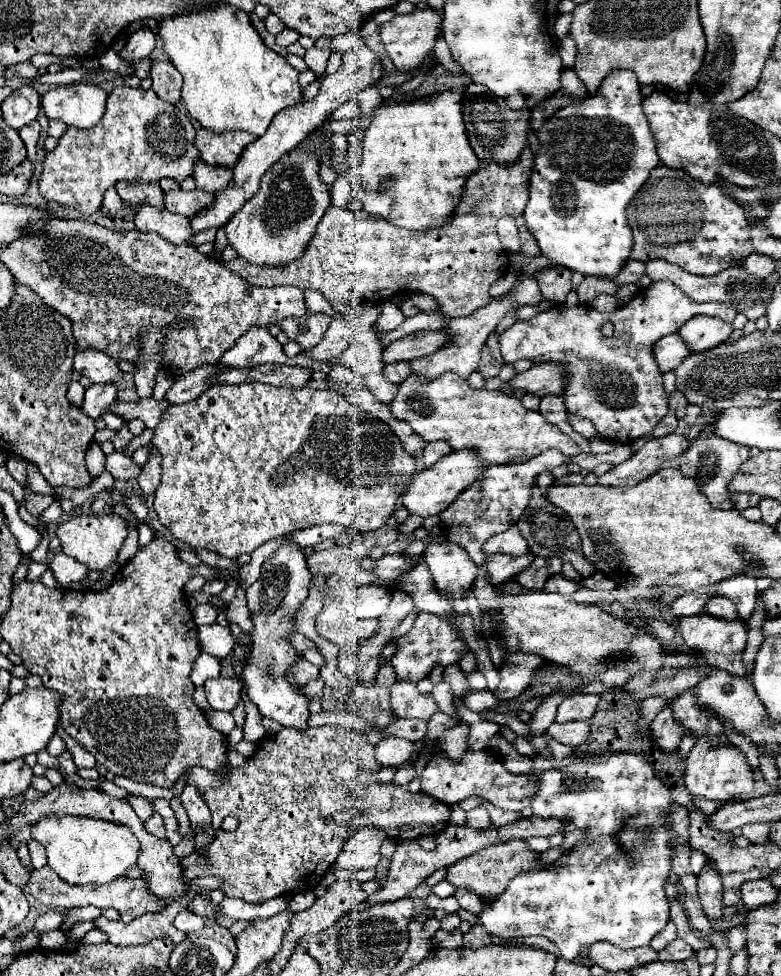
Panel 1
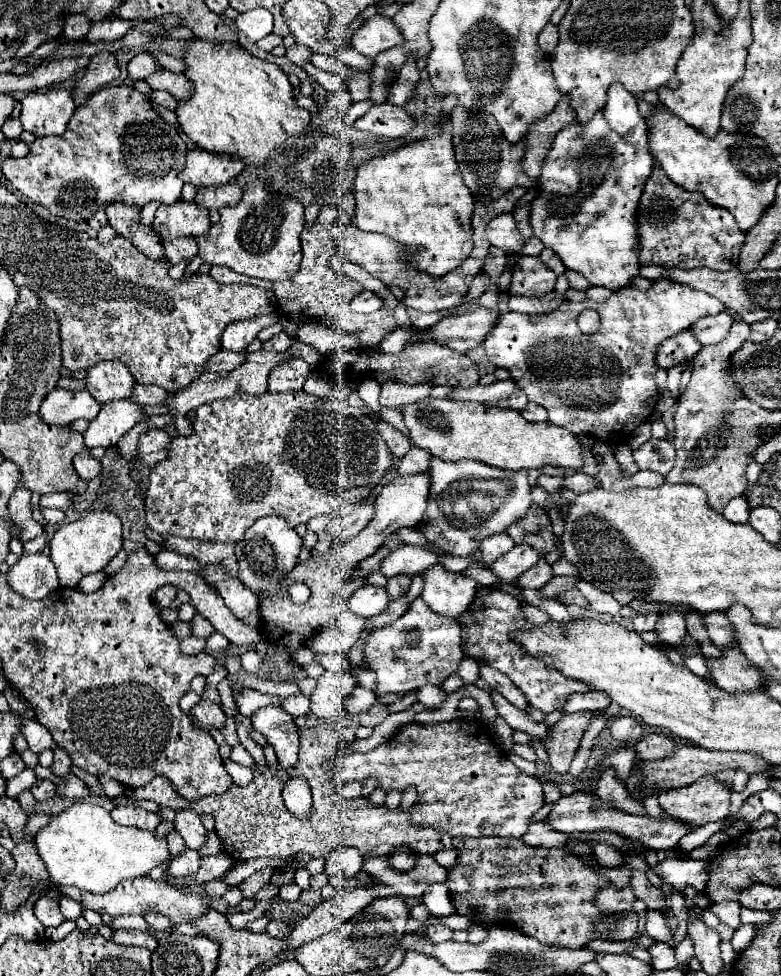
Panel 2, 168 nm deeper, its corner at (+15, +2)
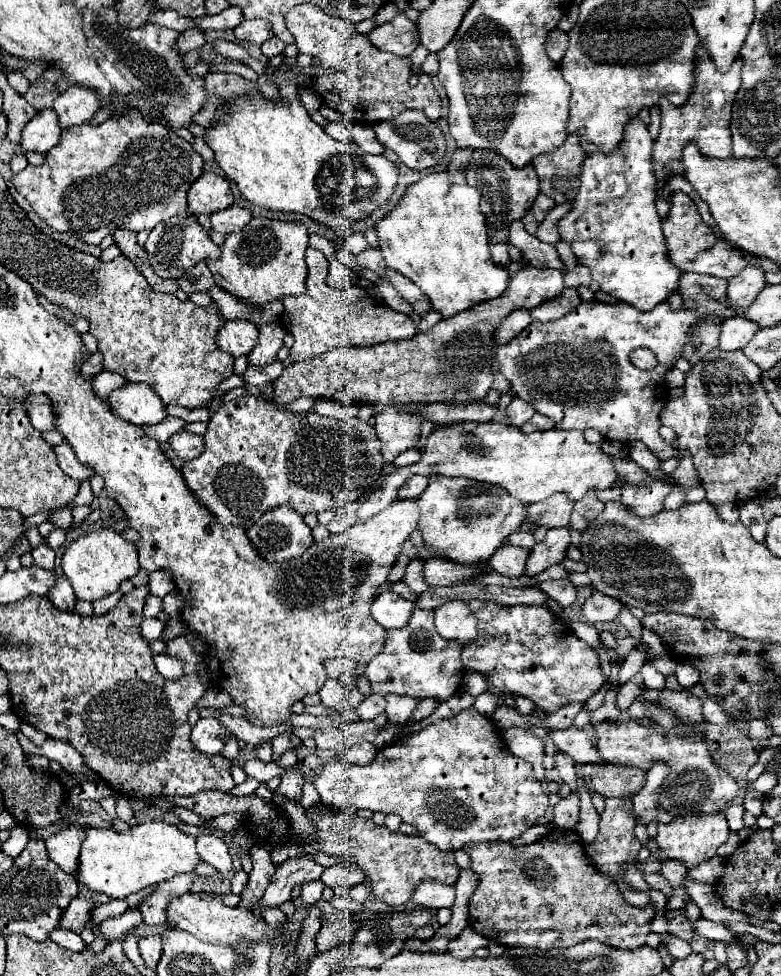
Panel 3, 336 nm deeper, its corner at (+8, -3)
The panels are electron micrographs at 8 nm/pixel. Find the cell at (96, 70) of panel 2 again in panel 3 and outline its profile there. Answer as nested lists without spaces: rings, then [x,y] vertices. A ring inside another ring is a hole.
[[[69,86],[53,102],[53,110],[59,114],[61,128],[85,124],[99,110],[99,94],[95,88]]]

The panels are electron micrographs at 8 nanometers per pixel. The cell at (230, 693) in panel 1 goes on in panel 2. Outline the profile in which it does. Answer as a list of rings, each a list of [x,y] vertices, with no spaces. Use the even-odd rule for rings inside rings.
[[[202,699],[192,711],[190,715],[194,717],[194,727],[202,729],[202,731],[208,731],[208,727],[214,729],[224,729],[226,725],[226,715],[224,711],[220,709],[220,705],[208,701],[208,699]]]

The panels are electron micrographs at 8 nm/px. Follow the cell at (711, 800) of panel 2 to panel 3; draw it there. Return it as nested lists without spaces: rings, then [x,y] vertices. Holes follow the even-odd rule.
[[[713,812],[713,814],[689,814],[685,818],[673,818],[669,824],[659,824],[659,832],[657,832],[657,844],[667,852],[669,858],[673,860],[683,860],[687,864],[687,868],[697,866],[699,862],[711,858],[717,850],[717,846],[721,846],[725,840],[729,838],[729,826],[727,826],[727,818],[725,812]]]

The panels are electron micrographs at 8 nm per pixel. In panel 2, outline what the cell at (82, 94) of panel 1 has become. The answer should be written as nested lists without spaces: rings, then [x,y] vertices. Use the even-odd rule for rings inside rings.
[[[66,89],[30,91],[22,99],[20,123],[24,131],[34,133],[36,137],[62,135],[74,111],[76,111],[76,105],[74,105],[72,93],[68,93]]]

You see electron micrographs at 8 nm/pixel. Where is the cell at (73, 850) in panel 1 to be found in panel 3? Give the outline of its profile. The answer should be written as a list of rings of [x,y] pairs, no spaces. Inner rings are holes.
[[[145,822],[137,824],[127,832],[115,832],[113,828],[85,826],[85,840],[81,844],[79,866],[75,878],[97,894],[109,898],[127,898],[129,894],[141,892],[149,886],[169,880],[181,872],[193,872],[199,862],[195,850],[195,838],[179,832],[173,824]]]

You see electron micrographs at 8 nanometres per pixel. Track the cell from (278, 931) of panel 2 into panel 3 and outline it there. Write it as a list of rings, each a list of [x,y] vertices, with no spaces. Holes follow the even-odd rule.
[[[267,908],[267,910],[263,912],[263,920],[265,920],[271,928],[279,928],[285,918],[287,918],[287,916],[285,916],[279,908]]]

